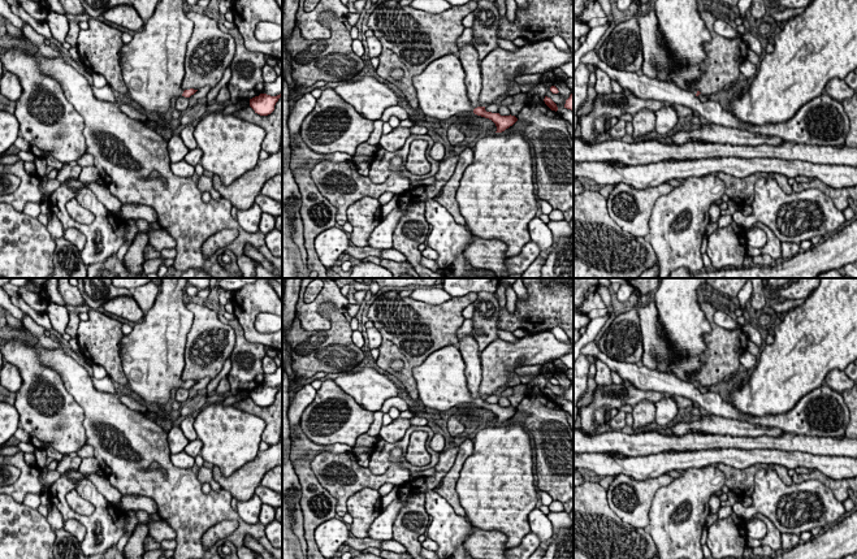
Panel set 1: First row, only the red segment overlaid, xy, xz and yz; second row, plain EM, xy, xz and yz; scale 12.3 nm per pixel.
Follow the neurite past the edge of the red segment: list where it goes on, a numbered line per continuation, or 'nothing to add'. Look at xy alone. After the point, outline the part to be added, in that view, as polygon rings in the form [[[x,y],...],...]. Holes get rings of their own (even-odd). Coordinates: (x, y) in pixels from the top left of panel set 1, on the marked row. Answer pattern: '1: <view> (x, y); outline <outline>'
1: xy (152, 63); outline [[[160,0],[153,16],[121,48],[127,99],[147,114],[165,114],[170,100],[183,94],[183,64],[194,31],[194,22],[186,17],[183,3]]]

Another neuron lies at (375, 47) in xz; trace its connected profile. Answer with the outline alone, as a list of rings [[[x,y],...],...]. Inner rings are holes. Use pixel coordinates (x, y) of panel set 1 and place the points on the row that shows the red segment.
[[[375,35],[367,38],[367,44],[368,44],[368,52],[369,52],[368,56],[369,56],[371,58],[372,58],[372,57],[378,57],[380,53],[381,53],[381,49],[382,49],[382,46],[381,46],[378,38],[375,36]]]

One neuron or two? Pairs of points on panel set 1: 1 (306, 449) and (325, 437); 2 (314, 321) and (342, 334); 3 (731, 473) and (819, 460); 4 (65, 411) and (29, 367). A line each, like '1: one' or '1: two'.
1: two
2: two
3: two
4: one

